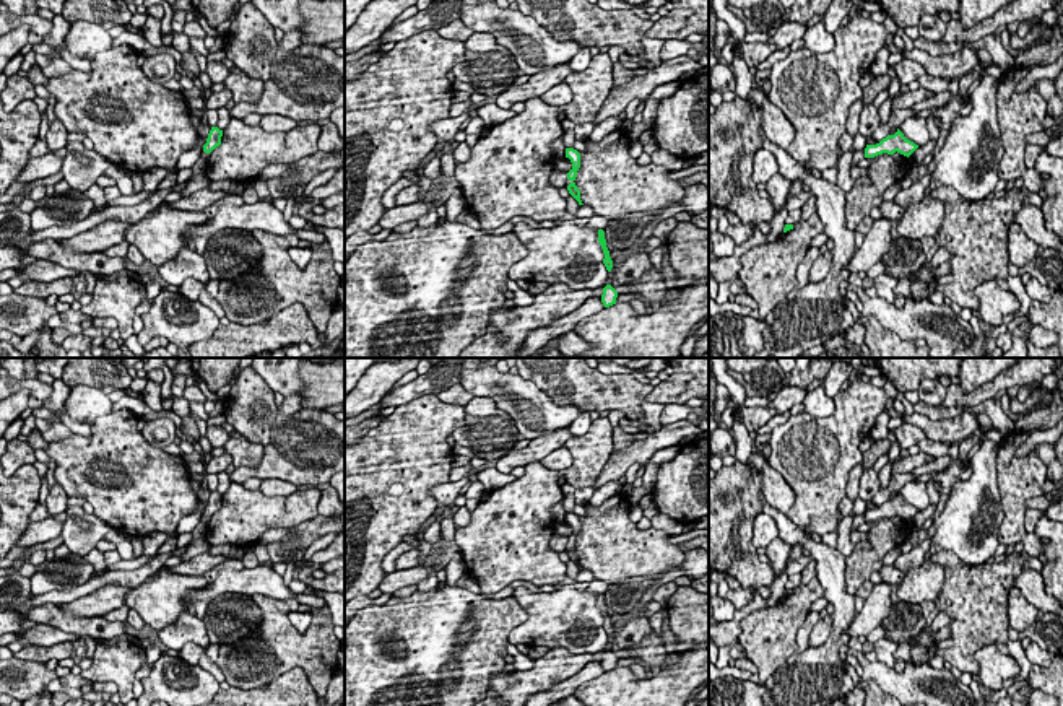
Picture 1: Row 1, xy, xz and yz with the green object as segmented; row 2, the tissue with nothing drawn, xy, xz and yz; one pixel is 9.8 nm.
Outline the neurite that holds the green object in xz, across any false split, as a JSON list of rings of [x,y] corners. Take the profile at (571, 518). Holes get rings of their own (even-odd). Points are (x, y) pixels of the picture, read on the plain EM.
[[[566,512],[566,522],[569,522],[572,527],[572,534],[567,537],[567,545],[566,545],[567,555],[579,566],[579,569],[584,569],[580,564],[580,555],[574,547],[577,542],[577,535],[580,532],[580,517],[574,512]]]

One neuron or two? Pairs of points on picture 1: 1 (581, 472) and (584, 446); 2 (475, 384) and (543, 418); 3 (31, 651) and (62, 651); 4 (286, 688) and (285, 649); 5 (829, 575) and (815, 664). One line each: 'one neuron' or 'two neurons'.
1: one neuron
2: one neuron
3: one neuron
4: two neurons
5: one neuron

